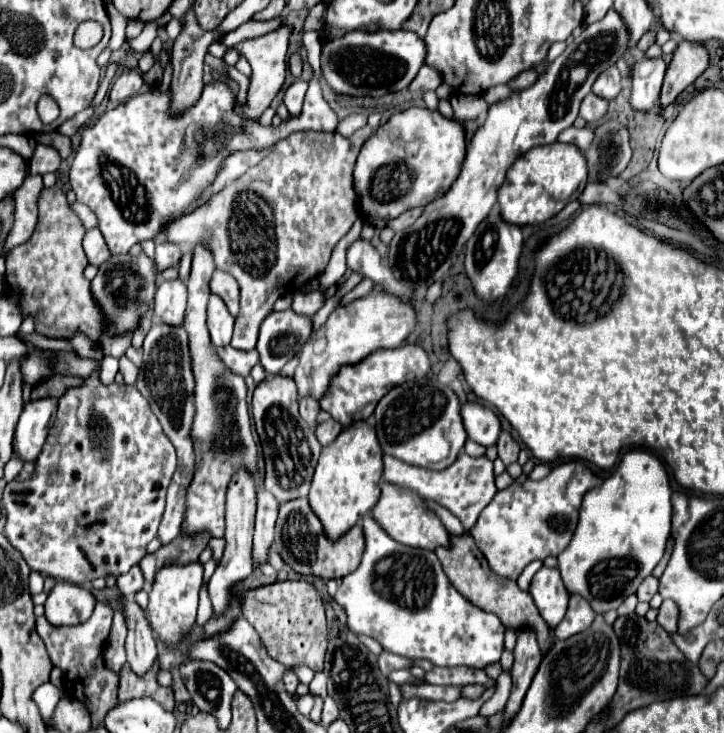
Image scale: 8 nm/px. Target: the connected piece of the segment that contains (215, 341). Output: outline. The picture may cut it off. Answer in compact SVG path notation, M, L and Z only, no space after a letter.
M210 295L208 301L208 317L206 317L210 341L214 347L222 347L230 343L232 337L232 327L234 327L234 317L226 309L224 301L216 295Z

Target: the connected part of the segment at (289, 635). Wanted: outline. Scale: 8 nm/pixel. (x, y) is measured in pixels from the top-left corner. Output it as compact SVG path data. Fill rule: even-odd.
M276 581L242 593L240 609L246 621L258 631L268 655L280 663L306 663L310 669L324 667L328 645L324 603L312 583Z

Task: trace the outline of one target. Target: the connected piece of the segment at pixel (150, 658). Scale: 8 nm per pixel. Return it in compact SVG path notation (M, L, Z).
M122 597L122 603L126 607L126 623L128 623L128 639L126 639L128 661L126 663L138 677L142 677L154 665L156 641L144 611L132 599Z

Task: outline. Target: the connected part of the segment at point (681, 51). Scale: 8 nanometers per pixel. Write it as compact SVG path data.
M680 41L664 77L664 85L658 101L658 109L660 109L658 115L664 115L666 107L672 105L676 97L690 83L694 83L698 75L706 71L706 67L708 67L708 51L704 49L704 45Z

